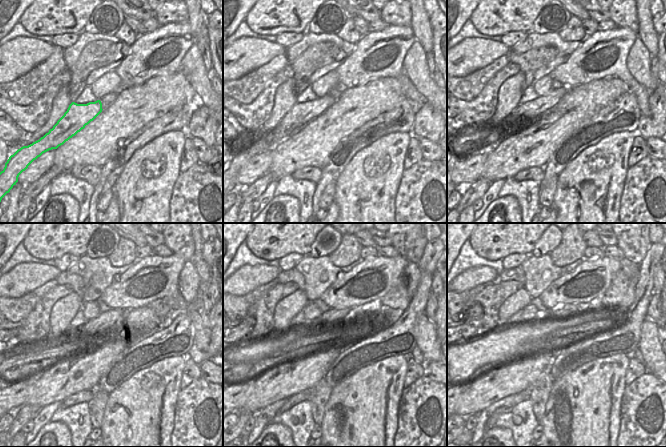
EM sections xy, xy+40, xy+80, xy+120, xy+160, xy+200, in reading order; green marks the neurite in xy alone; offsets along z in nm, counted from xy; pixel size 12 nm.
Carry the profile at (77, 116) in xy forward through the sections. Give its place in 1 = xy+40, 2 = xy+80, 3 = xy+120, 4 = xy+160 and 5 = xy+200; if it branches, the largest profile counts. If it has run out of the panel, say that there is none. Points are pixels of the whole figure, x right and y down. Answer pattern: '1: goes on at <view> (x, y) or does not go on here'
1: goes on at xy+40 (301, 113)
2: goes on at xy+80 (531, 110)
3: goes on at xy+120 (109, 320)
4: goes on at xy+160 (331, 315)
5: goes on at xy+200 (564, 309)

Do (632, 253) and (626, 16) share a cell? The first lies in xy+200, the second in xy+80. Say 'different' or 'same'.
same

